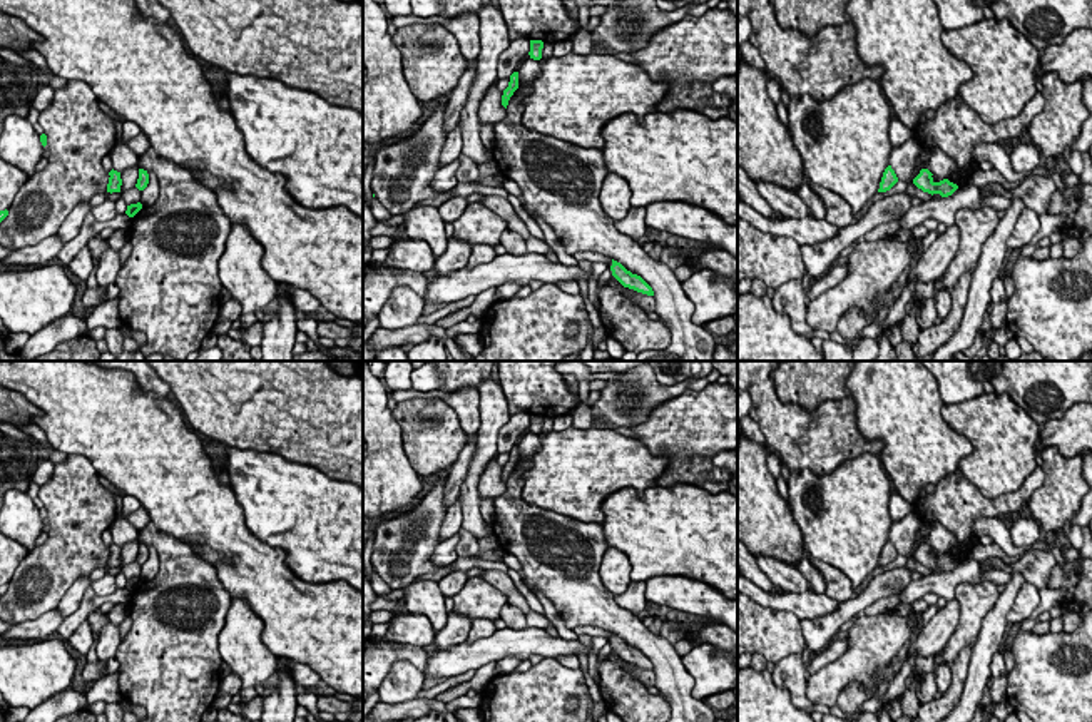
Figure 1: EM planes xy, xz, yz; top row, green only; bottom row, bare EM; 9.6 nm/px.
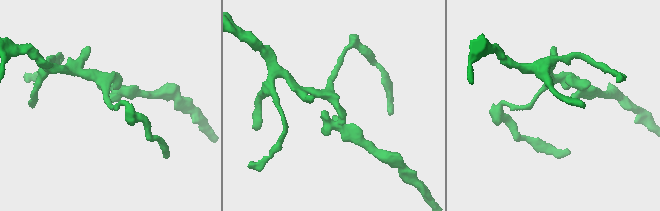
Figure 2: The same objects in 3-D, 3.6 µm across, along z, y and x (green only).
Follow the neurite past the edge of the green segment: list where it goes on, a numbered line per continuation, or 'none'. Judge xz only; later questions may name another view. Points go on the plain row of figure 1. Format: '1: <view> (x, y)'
none

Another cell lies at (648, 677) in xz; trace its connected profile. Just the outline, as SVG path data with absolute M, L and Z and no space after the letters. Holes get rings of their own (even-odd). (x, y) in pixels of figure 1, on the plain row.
M610 652L605 660L617 664L624 672L627 672L632 679L639 680L646 687L656 687L656 674L654 670L647 670L637 667L634 664L624 662L617 653Z

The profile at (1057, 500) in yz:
M1055 446L1044 448L1040 456L1045 480L1030 496L1028 508L1042 530L1064 530L1090 491L1084 480L1084 458L1082 455L1062 456Z

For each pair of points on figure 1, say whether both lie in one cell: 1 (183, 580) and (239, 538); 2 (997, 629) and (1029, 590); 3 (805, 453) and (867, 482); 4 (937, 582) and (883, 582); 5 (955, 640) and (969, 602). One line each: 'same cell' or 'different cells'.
1: different cells
2: different cells
3: different cells
4: different cells
5: same cell

